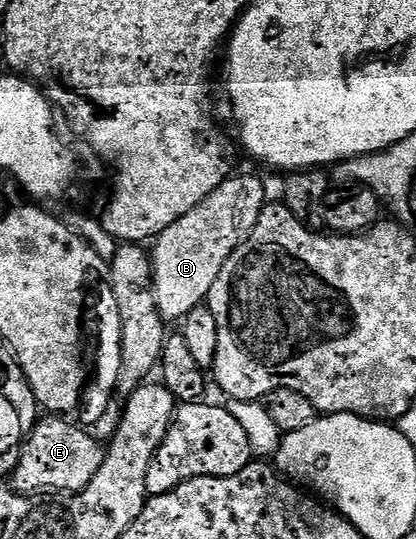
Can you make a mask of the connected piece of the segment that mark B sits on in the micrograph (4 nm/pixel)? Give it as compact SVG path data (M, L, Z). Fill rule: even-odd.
M231 174L196 209L184 213L180 221L168 225L152 243L152 278L156 305L163 320L182 321L186 315L209 300L212 285L228 257L252 233L263 207L268 202L266 187L254 175Z

